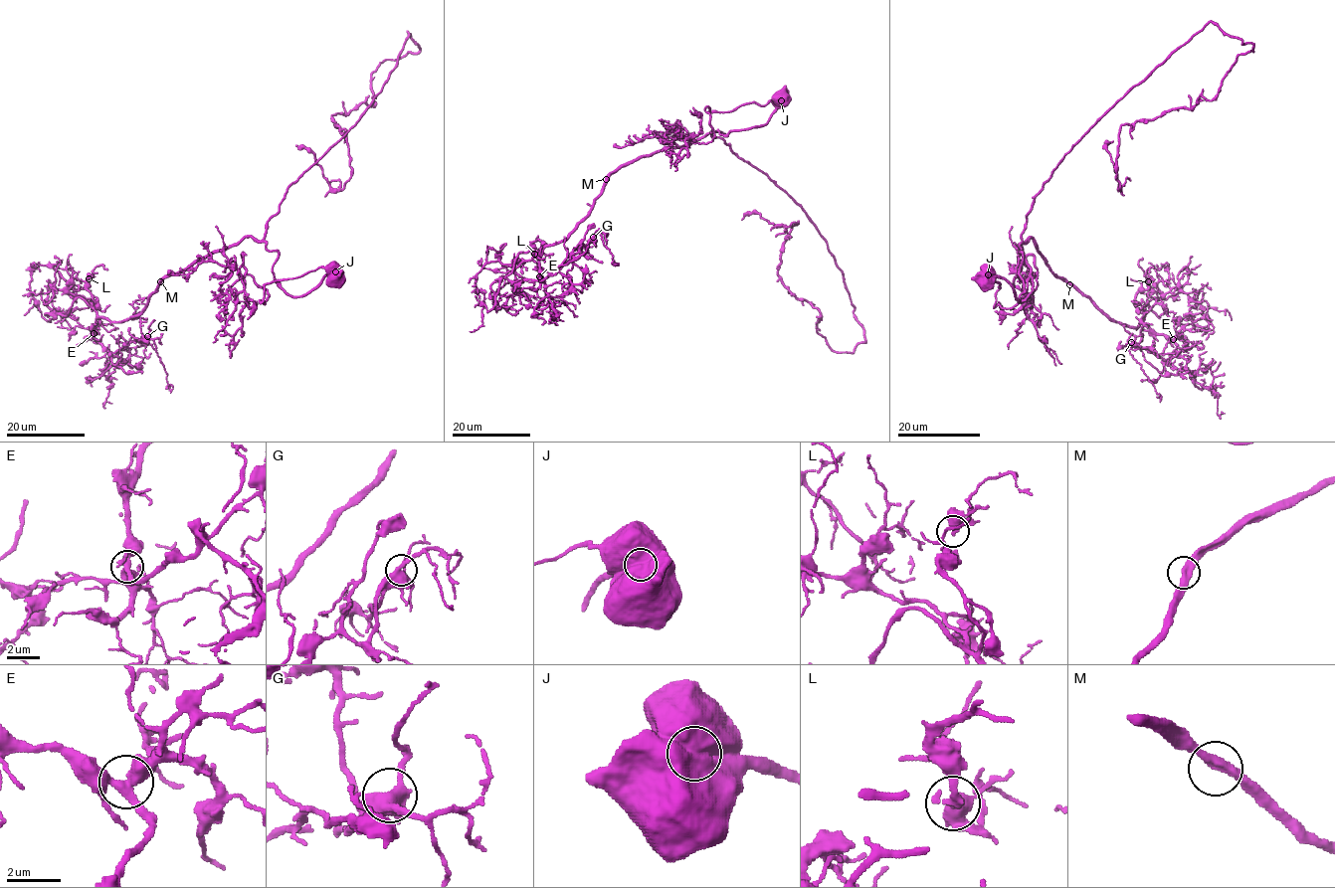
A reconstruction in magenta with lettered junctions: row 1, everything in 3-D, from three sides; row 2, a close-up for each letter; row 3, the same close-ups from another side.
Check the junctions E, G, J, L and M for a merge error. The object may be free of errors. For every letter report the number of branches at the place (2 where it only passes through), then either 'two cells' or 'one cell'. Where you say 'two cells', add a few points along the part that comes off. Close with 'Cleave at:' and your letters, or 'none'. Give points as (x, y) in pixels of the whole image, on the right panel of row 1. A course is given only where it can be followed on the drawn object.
E: 3 | one cell
G: 3 | one cell
J: 2 | one cell
L: 2 | one cell
M: 2 | one cell
Cleave at: none

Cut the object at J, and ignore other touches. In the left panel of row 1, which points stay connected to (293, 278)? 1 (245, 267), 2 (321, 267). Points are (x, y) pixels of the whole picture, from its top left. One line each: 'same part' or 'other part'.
1: same part
2: same part

